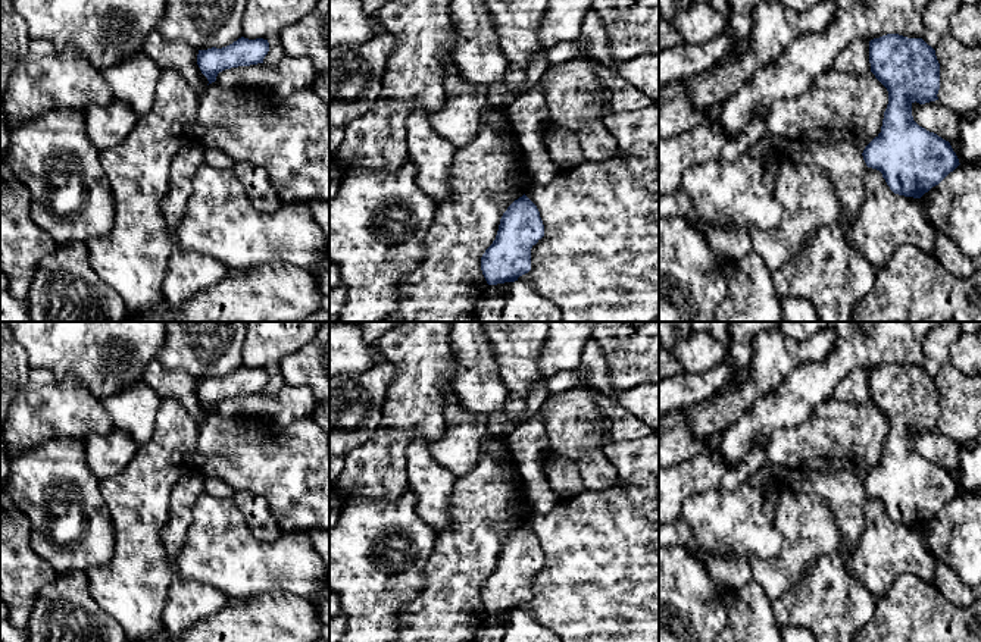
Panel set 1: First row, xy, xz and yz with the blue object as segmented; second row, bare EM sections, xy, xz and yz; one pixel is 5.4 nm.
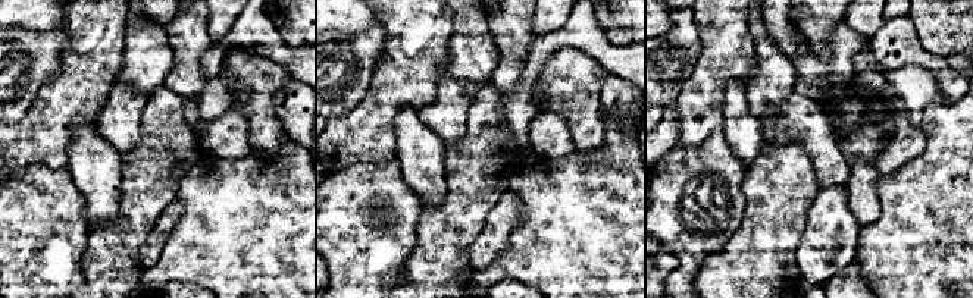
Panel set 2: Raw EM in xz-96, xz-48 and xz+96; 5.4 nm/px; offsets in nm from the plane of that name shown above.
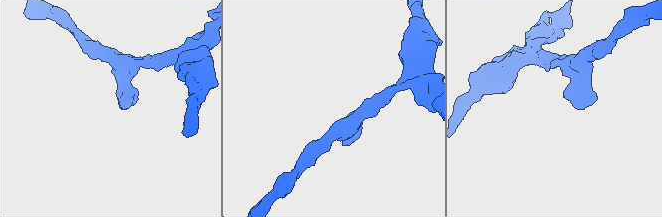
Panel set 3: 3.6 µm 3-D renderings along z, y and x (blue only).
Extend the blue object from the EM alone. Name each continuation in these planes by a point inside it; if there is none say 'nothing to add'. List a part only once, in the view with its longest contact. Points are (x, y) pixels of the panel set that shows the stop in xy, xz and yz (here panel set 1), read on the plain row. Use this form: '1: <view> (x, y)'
nothing to add

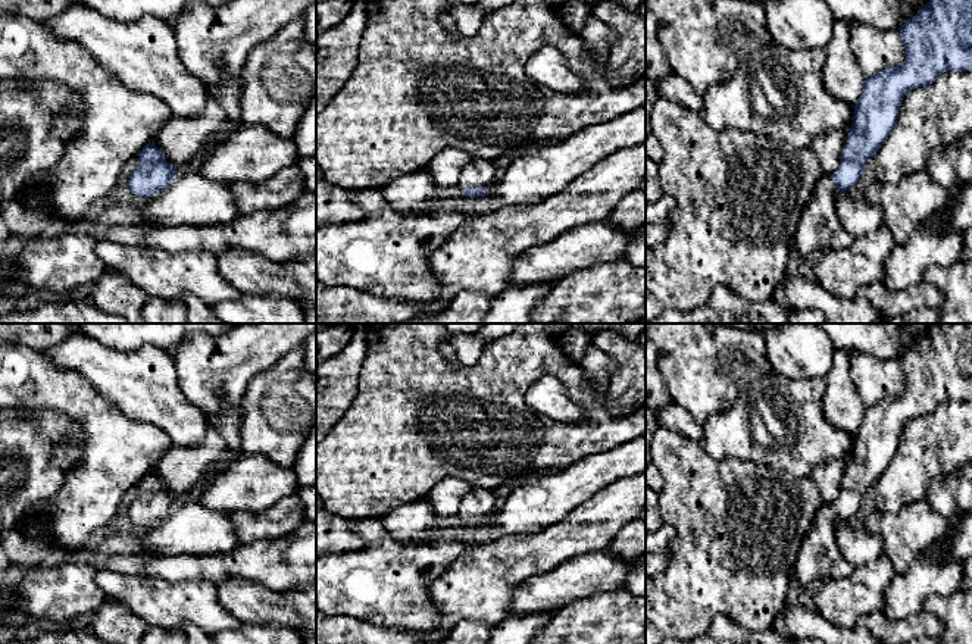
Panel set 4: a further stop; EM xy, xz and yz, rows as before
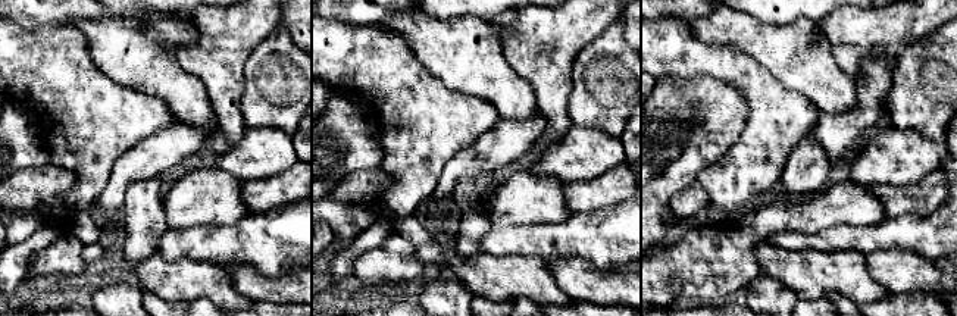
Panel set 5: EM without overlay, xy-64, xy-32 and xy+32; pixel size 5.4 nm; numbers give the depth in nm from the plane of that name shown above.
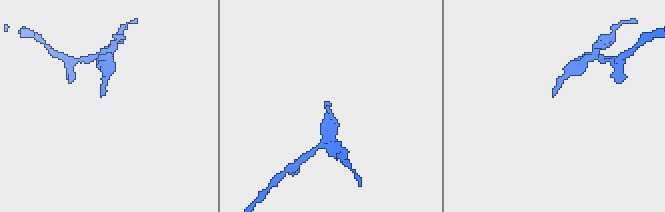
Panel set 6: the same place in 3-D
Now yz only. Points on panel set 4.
1: yz (818, 553)

